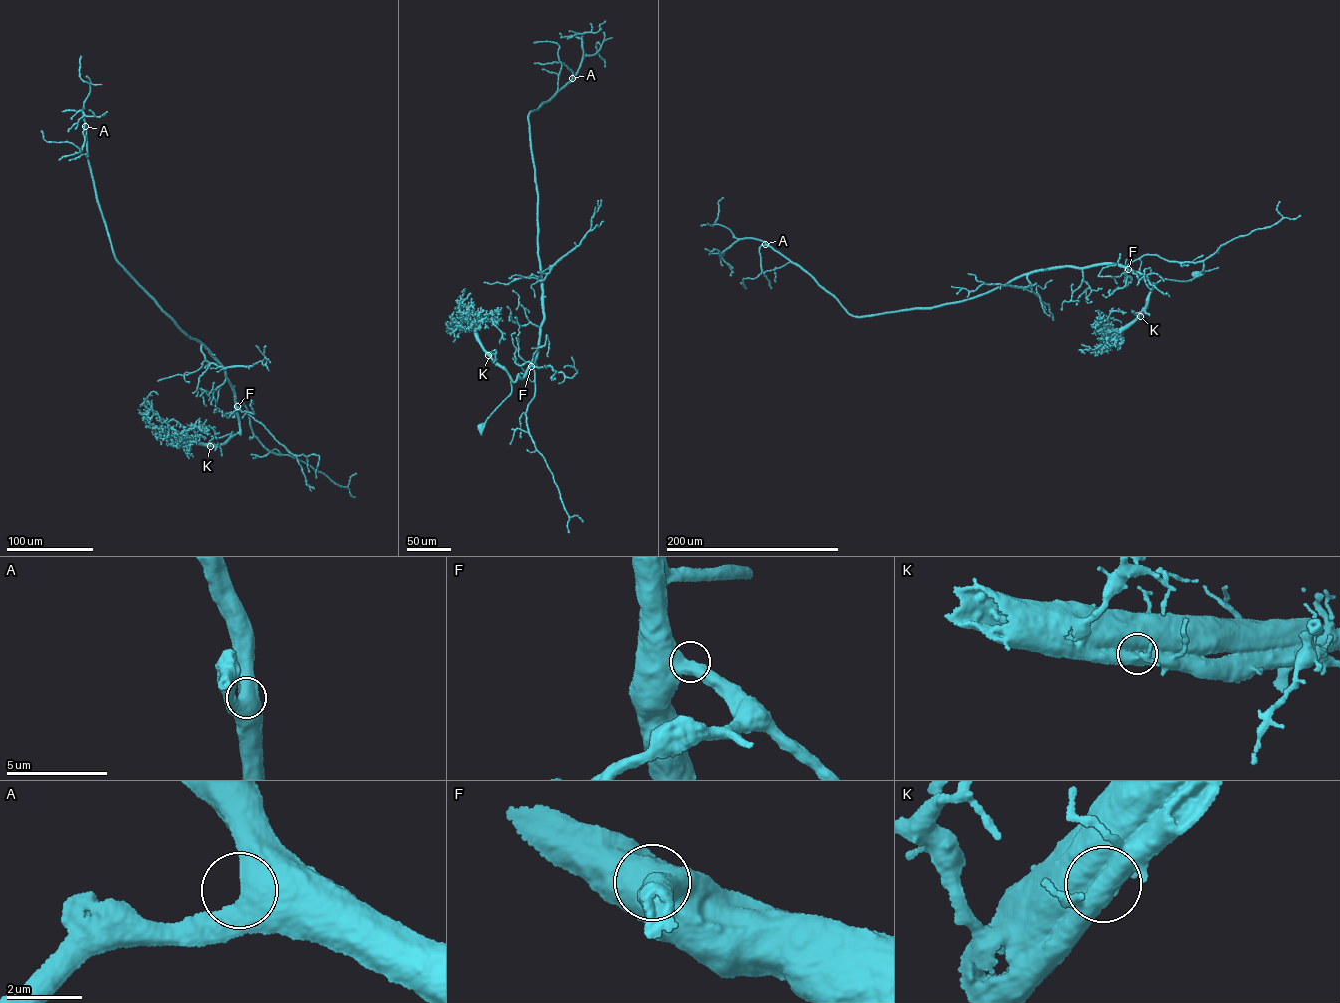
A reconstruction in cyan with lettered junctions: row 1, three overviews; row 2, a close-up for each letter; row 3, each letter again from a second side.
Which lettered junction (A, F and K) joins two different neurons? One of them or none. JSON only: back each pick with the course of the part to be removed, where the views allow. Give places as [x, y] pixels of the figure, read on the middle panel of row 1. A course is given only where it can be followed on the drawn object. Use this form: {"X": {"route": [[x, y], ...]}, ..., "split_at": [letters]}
{"split_at": []}

